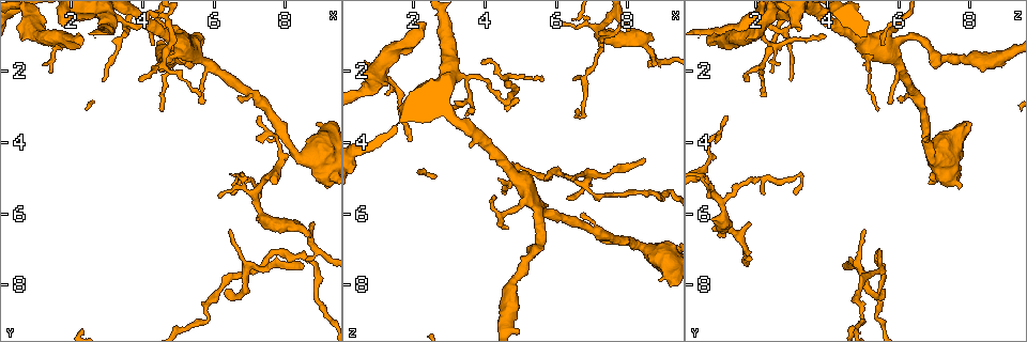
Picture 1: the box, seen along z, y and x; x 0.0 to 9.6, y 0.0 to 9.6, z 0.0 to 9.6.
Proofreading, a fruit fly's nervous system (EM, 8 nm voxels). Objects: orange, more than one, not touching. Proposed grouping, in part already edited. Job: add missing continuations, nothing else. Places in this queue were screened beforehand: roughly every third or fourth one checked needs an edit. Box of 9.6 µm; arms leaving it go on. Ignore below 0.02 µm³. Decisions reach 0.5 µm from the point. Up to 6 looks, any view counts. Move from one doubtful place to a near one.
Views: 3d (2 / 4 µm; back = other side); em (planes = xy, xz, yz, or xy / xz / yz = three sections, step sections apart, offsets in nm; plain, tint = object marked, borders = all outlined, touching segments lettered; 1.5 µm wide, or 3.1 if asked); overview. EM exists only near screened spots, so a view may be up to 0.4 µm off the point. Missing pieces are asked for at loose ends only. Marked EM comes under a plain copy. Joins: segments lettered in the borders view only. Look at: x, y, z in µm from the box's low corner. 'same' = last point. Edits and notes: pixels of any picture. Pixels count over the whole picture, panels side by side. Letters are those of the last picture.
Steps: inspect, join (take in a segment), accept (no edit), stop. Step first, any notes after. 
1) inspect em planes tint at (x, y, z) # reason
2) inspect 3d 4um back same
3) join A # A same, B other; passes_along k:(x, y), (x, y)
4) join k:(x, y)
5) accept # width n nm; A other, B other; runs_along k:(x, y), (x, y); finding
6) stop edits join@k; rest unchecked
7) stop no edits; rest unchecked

inspect em xz step 8 borders at (7.15, 3.90, 0.95) # free end

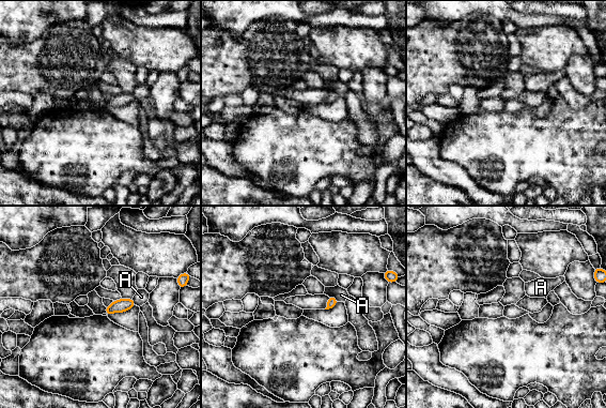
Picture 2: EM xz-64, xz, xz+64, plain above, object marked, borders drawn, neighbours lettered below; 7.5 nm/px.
accept # width 100 nm; A other; border 2:(328, 296), (332, 296), (338, 301); no lettered segment goes on from it

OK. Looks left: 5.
inspect 3d 4um at (8.45, 7.60, 4.45) # thin end

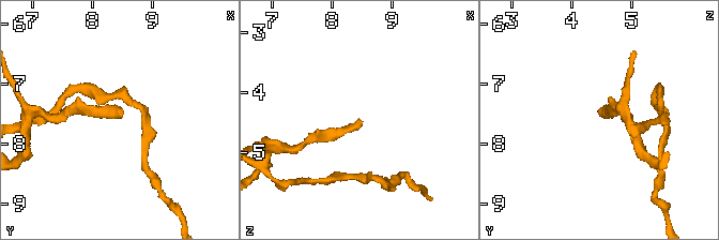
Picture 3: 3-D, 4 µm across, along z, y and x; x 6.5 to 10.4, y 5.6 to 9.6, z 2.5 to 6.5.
inspect em xz step 8 tint at (8.45, 7.55, 4.50)

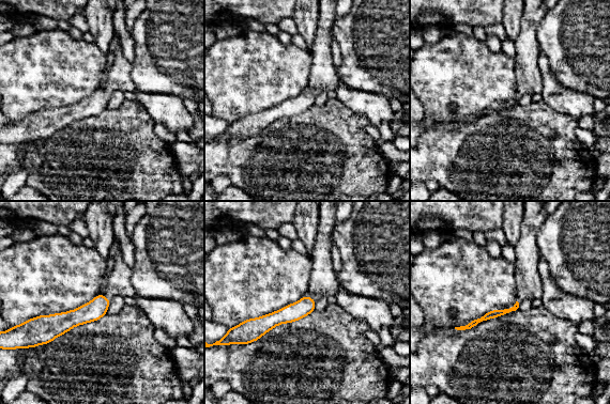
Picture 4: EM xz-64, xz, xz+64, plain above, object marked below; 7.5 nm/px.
inspect em planes borders same # cut it another way

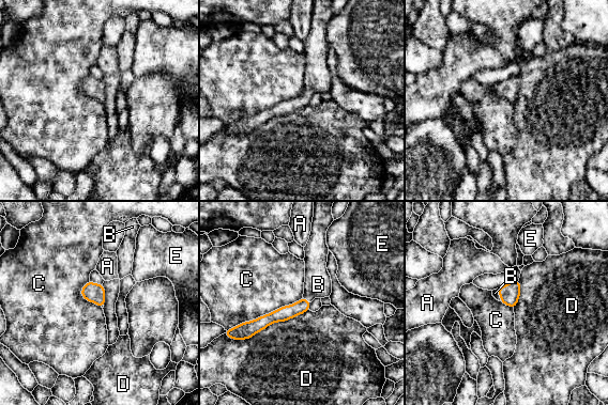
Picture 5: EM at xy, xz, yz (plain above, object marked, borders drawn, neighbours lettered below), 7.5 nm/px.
join B # width 100 nm; A other, B same, C other, D other, E other; passes_along 5:(287, 312), (306, 300), (318, 284); the neuron continues

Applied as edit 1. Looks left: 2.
stop edits join@5; rest unchecked

